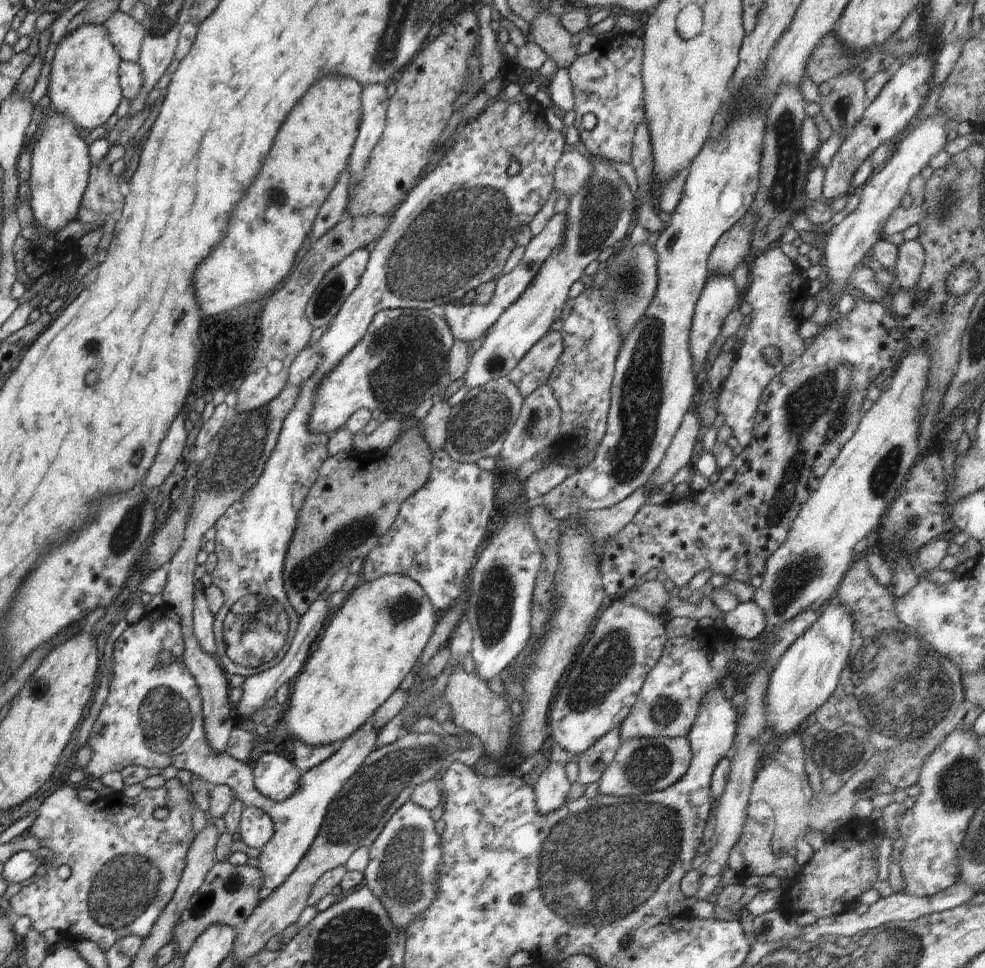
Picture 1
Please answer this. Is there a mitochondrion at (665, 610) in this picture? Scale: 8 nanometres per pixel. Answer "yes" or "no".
no

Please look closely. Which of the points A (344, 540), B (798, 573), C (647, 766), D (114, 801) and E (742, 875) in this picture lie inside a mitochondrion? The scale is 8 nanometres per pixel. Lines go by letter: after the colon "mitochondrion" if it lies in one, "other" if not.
A: mitochondrion
B: mitochondrion
C: mitochondrion
D: other
E: other

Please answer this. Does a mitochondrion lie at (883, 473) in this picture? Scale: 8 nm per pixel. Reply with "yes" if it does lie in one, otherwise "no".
yes

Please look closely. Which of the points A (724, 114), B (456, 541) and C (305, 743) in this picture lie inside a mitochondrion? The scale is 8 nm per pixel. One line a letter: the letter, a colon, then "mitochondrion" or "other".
A: other
B: other
C: other

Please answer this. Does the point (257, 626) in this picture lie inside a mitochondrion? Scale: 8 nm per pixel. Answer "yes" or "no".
yes

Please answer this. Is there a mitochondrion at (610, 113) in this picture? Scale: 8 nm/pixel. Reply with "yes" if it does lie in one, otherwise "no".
no

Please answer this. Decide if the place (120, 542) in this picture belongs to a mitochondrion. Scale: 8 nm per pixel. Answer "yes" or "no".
yes

